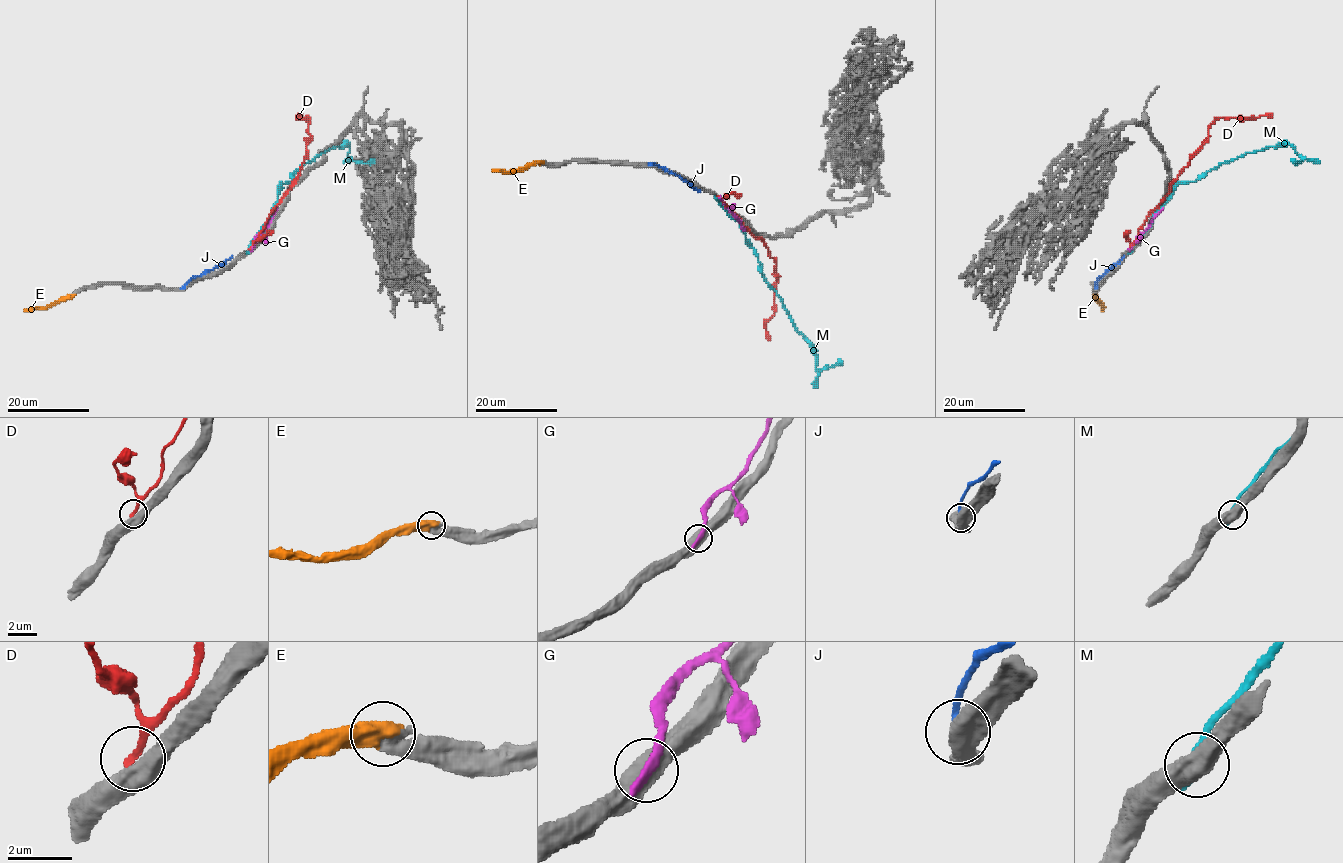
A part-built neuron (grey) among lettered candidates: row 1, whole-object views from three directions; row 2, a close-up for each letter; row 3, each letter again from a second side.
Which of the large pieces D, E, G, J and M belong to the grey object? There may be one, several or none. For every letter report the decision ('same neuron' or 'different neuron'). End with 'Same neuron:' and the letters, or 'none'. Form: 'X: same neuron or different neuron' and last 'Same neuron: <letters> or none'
D: different neuron
E: same neuron
G: different neuron
J: different neuron
M: different neuron
Same neuron: E

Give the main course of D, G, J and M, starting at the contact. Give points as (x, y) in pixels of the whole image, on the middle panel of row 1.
D: (718, 197), (766, 246), (775, 262), (774, 272), (778, 276), (775, 275), (774, 314), (765, 326), (770, 340)
G: (721, 199), (746, 231)
J: (652, 164), (659, 165), (700, 191)
M: (716, 198), (738, 221), (766, 283), (809, 343), (816, 369), (819, 372), (842, 360)

